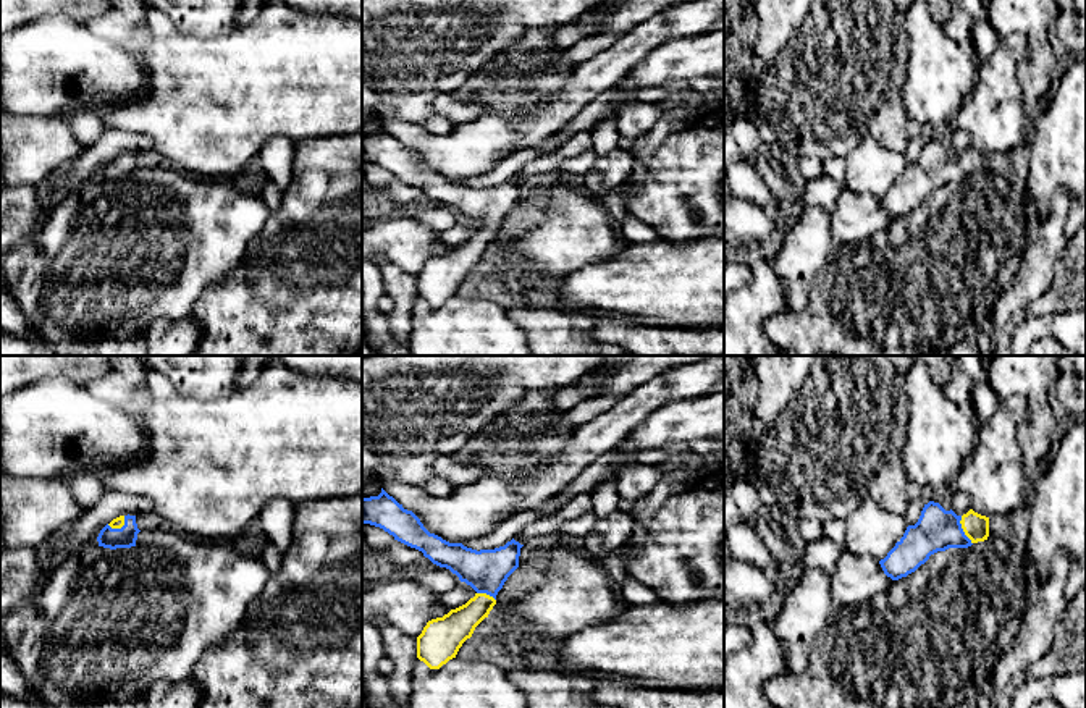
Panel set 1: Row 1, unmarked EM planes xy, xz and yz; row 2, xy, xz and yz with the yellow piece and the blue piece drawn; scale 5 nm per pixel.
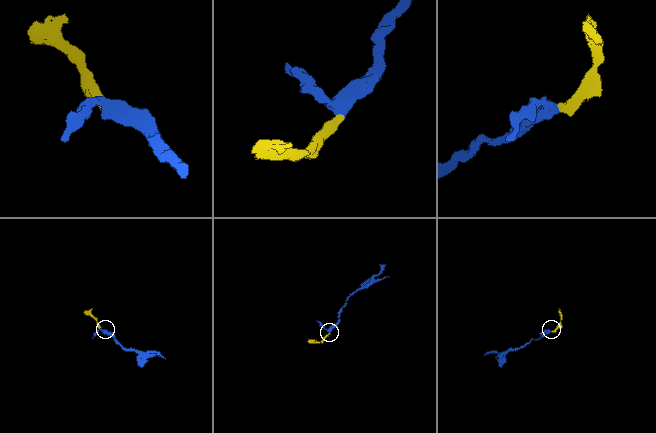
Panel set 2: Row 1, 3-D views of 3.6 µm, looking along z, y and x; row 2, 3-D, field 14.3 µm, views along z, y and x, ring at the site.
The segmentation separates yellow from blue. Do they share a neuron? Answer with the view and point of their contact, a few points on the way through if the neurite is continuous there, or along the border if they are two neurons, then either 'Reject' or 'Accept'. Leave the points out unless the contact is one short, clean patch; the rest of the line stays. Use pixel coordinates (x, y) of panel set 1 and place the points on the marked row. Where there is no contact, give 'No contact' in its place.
Touches yellow at yz (963, 530). Path across: yz (975, 526), (963, 530), (936, 530). Accept

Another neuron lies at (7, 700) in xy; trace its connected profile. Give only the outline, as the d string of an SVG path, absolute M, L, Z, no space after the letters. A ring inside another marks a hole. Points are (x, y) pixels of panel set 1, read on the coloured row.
M0 692L0 708L42 708L42 706L26 698L16 698L13 695Z

